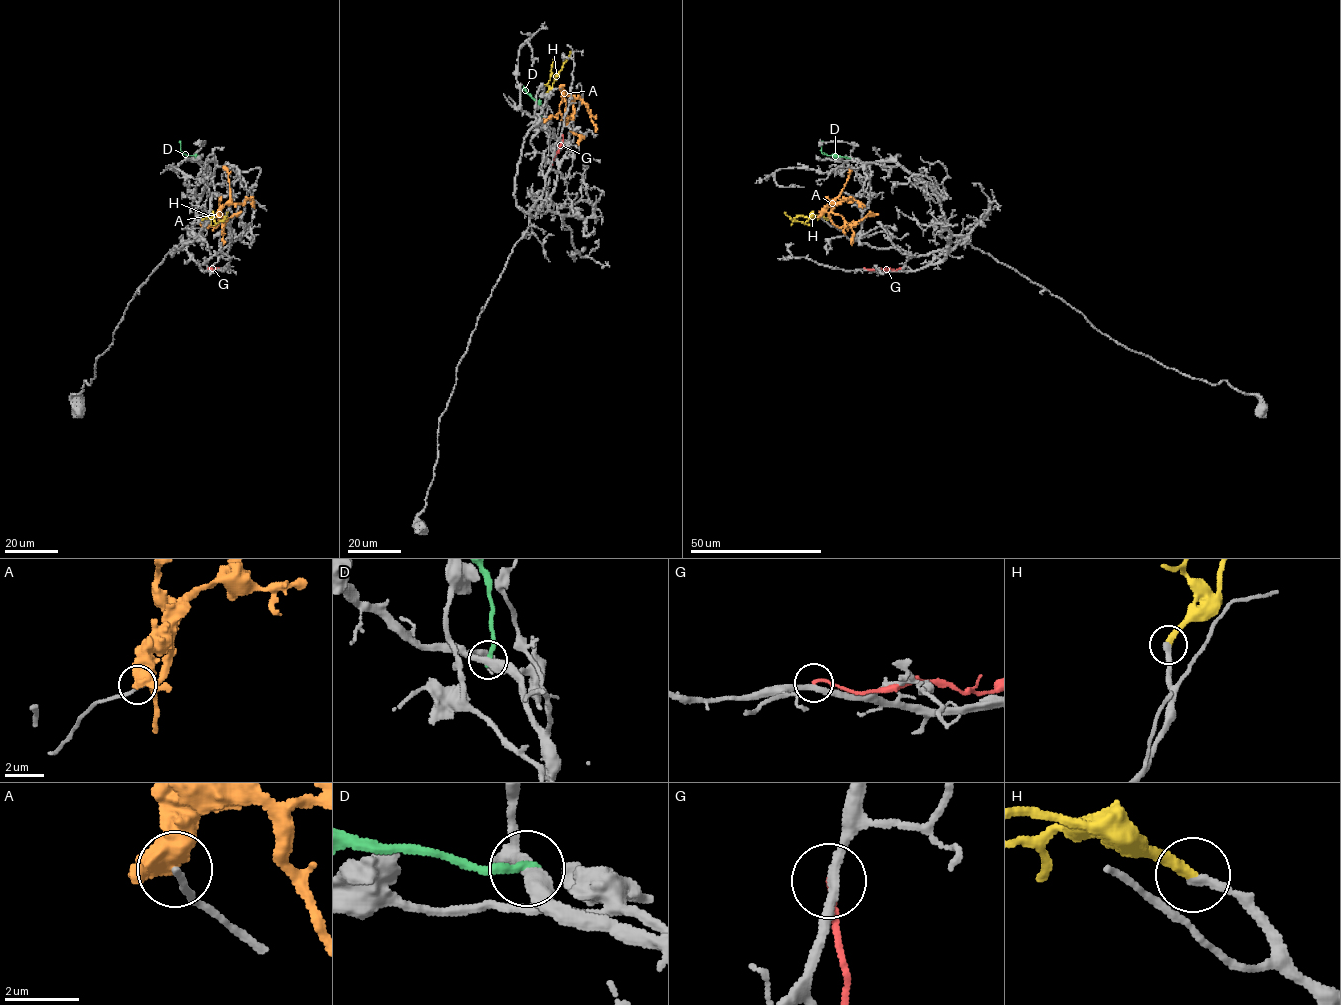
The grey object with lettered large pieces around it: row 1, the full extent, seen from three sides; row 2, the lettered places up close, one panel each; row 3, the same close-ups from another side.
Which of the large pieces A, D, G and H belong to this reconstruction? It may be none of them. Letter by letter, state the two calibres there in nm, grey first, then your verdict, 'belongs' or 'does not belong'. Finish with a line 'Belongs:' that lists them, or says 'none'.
A: calibres 190 and 500 nm; does not belong
D: calibres 380 and 260 nm; does not belong
G: calibres 260 and 150 nm; does not belong
H: calibres 300 and 320 nm; belongs
Belongs: H

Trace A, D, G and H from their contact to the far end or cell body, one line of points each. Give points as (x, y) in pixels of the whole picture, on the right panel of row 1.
A: (821, 217), (823, 212), (832, 212), (855, 225), (869, 214), (878, 214)
D: (851, 158), (822, 153), (820, 143), (823, 141)
G: (863, 269), (902, 269)
H: (828, 220), (815, 215), (804, 222), (794, 221), (784, 212)

